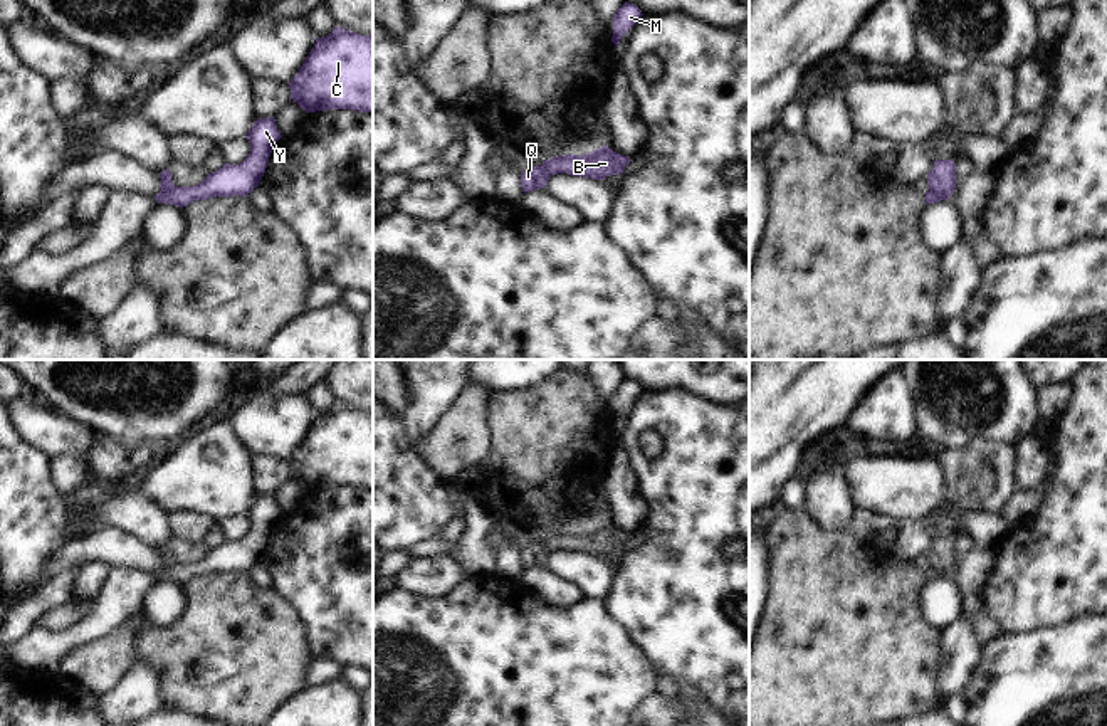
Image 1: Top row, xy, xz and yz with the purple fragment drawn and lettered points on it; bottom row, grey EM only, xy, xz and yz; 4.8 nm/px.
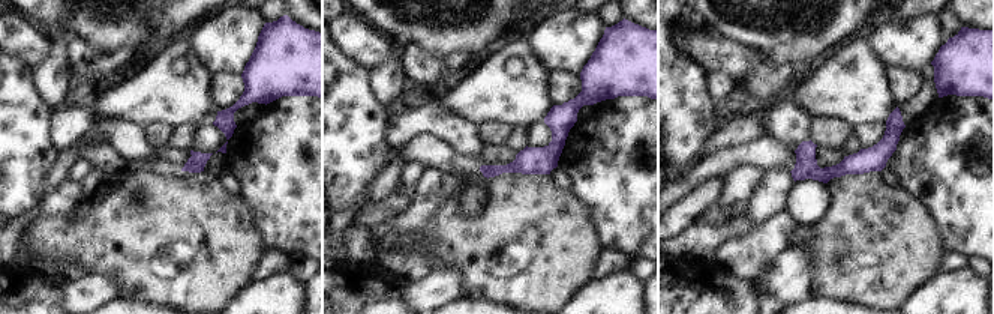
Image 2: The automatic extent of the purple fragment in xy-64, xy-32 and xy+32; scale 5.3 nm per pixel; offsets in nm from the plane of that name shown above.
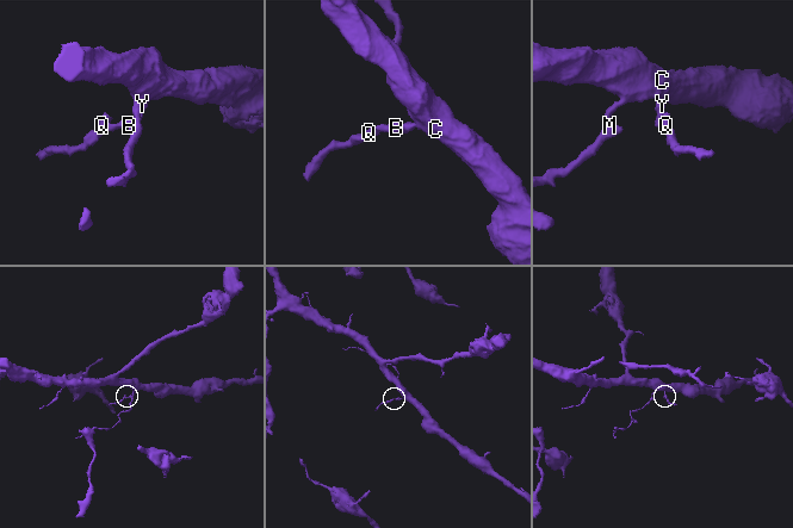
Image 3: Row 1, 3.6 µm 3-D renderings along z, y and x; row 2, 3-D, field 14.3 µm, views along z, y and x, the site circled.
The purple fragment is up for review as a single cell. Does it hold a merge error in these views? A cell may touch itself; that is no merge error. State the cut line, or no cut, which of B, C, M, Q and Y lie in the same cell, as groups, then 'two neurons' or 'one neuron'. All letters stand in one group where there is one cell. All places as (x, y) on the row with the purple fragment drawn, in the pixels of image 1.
cut xy (177, 187), (155, 197); groups B C M Y / Q; two neurons

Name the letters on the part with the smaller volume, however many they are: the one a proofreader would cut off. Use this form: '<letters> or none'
Q

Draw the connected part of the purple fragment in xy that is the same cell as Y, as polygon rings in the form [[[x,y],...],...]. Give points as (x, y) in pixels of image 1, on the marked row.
[[[272,116],[257,119],[245,138],[252,150],[240,165],[225,163],[220,170],[208,173],[202,183],[195,187],[176,187],[171,192],[156,197],[156,202],[183,208],[195,200],[237,195],[247,197],[259,187],[272,148],[282,136]]]

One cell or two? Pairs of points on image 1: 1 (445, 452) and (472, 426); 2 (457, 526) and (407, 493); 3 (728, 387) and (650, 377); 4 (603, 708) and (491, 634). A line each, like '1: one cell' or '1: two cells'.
1: one cell
2: two cells
3: one cell
4: one cell

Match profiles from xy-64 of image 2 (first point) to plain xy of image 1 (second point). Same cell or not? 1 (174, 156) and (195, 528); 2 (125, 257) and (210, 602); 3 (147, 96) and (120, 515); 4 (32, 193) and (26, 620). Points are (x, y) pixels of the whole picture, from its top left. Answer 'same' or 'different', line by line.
1: different
2: same
3: different
4: different

